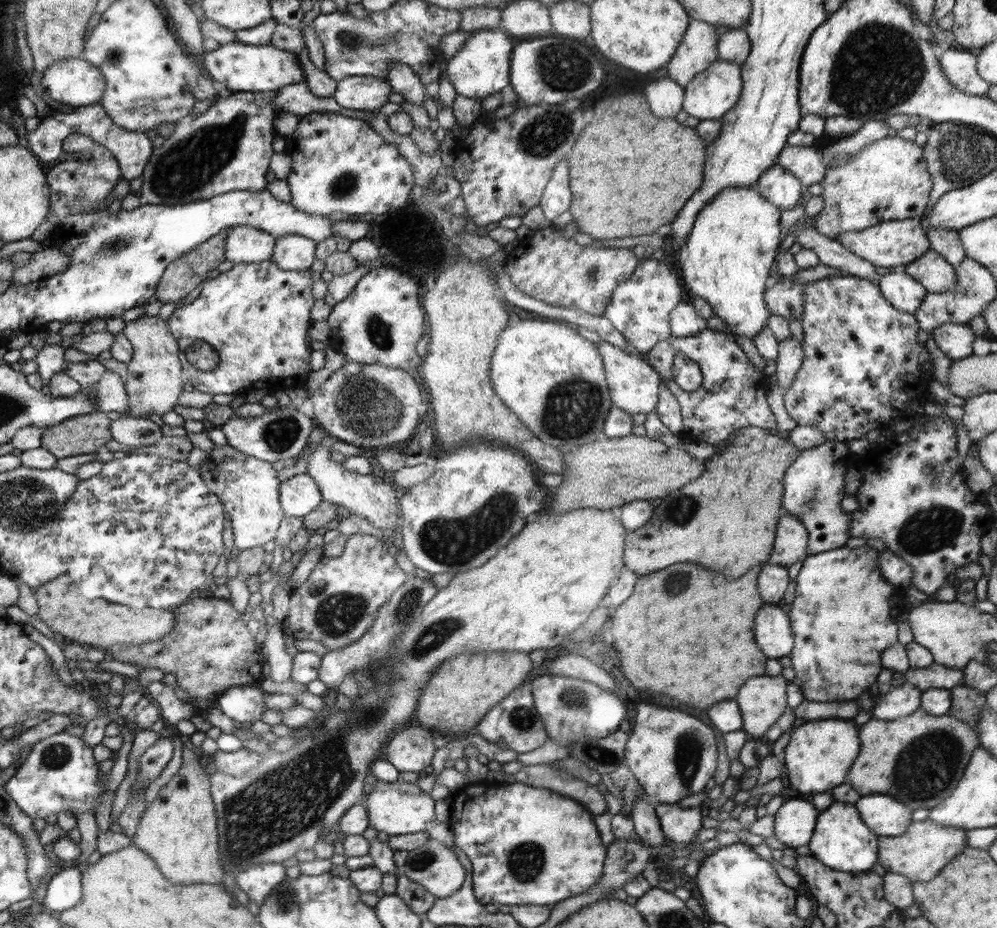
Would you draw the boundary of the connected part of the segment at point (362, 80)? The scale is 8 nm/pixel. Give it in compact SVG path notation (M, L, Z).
M346 77L337 82L333 97L344 108L376 111L388 102L390 87L384 77Z

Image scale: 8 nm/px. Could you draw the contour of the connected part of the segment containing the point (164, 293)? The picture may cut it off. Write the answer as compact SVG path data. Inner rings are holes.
M218 234L218 238L210 238L206 246L197 249L175 260L161 278L157 287L158 301L176 303L183 300L212 272L225 258L225 241L228 234Z

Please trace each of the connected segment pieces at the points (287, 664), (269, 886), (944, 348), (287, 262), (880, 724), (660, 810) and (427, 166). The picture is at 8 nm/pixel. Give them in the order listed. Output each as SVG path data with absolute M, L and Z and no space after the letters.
M271 628L268 631L264 646L268 650L268 666L271 668L270 678L274 682L286 682L291 678L293 657L286 651L284 639L286 635L281 628Z
M266 863L251 866L238 874L240 888L254 900L256 904L265 901L265 898L285 880L287 874L282 863Z
M942 324L931 333L940 351L953 362L973 355L972 343L976 340L976 333L968 324Z
M301 235L278 237L271 261L288 271L304 271L312 267L316 244L314 240Z
M922 708L906 718L894 721L882 721L872 718L859 727L860 752L848 772L846 782L860 790L862 794L888 794L903 802L913 811L917 808L932 808L939 805L954 792L955 786L963 778L964 770L969 764L971 754L979 745L974 730L951 715L934 716L924 712Z
M656 803L654 807L667 841L686 845L694 842L703 827L705 810L701 806L683 808L678 804Z
M376 113L375 116L365 120L371 123L390 143L396 143L413 165L416 171L416 181L422 187L427 186L433 174L446 173L442 163L442 150L440 146L432 154L423 153L410 138L410 135L401 135L394 132L387 123L387 116L382 113Z

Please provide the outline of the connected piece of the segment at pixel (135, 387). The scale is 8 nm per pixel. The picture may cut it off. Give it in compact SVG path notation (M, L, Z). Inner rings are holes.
M144 314L138 319L127 322L123 333L133 347L132 361L128 363L128 381L126 381L129 412L124 415L140 418L148 417L151 412L160 416L170 412L178 404L184 382L182 382L182 366L178 356L179 342L170 330L168 320L163 320L159 315Z

